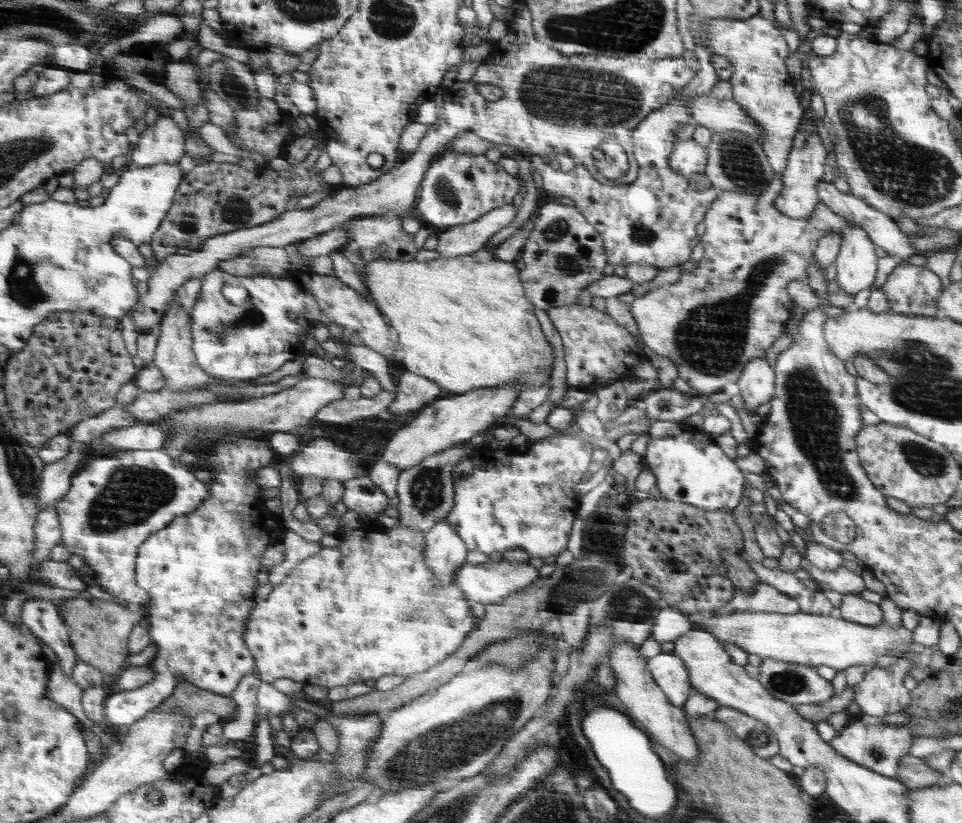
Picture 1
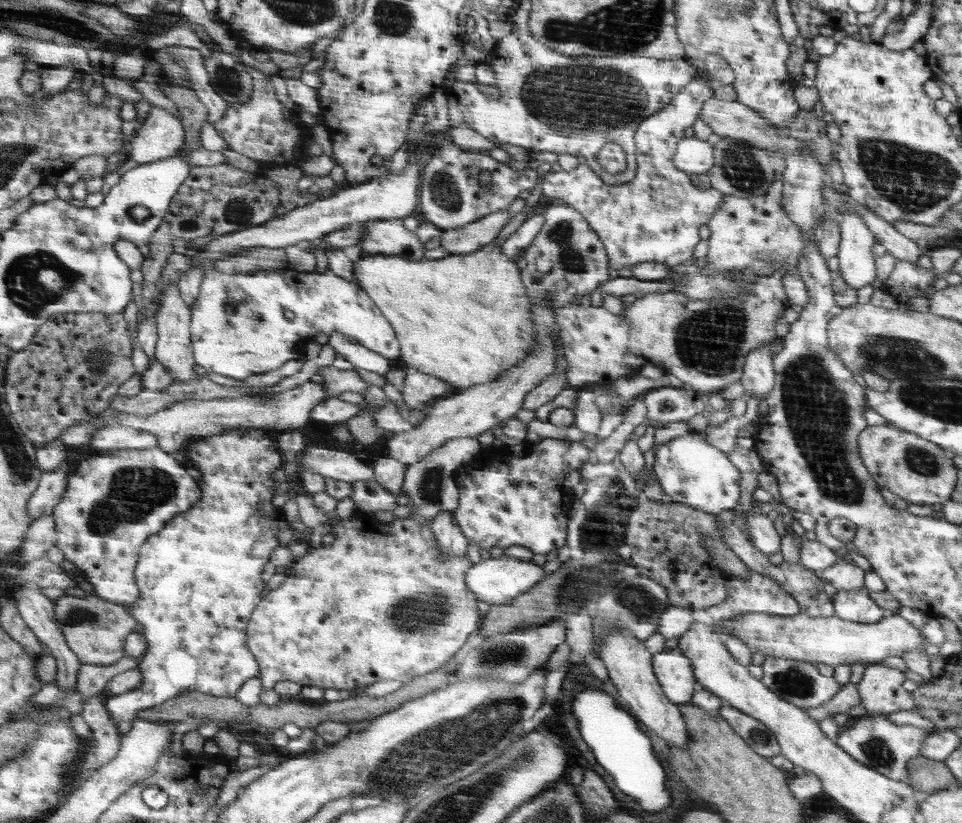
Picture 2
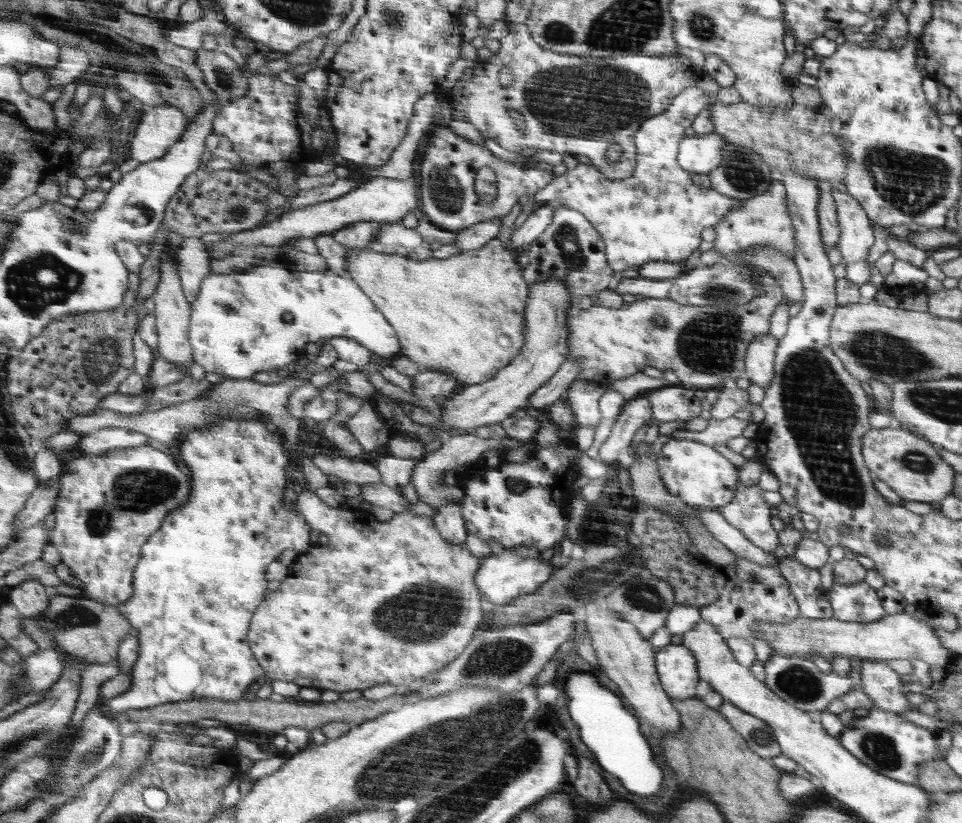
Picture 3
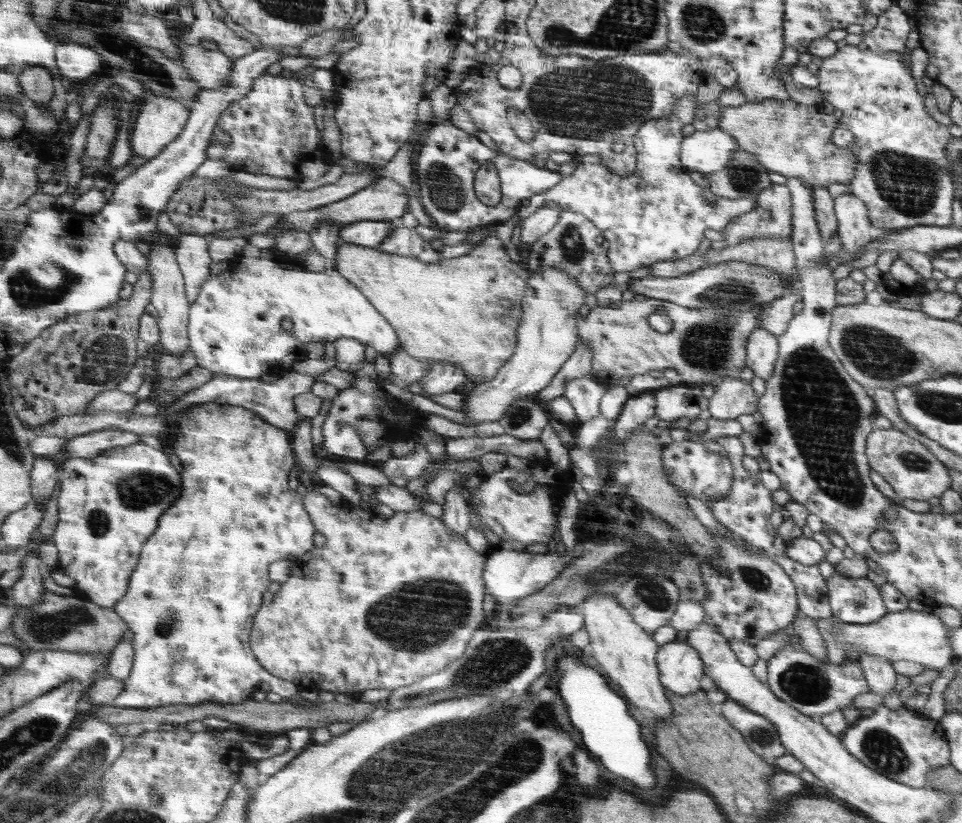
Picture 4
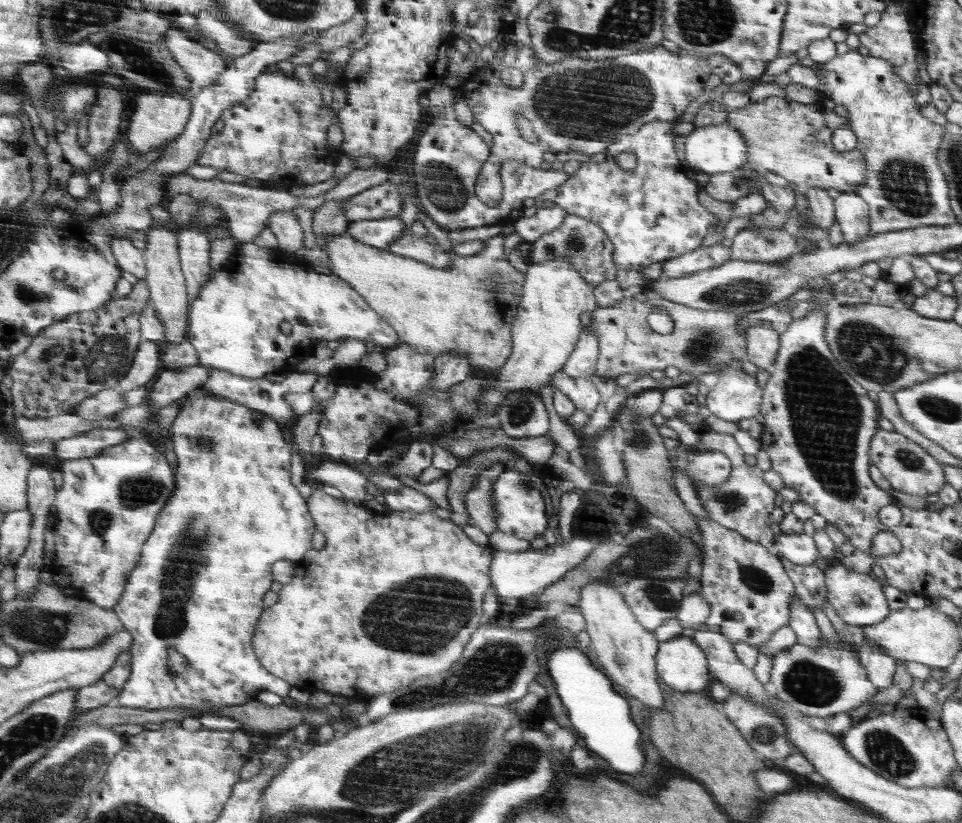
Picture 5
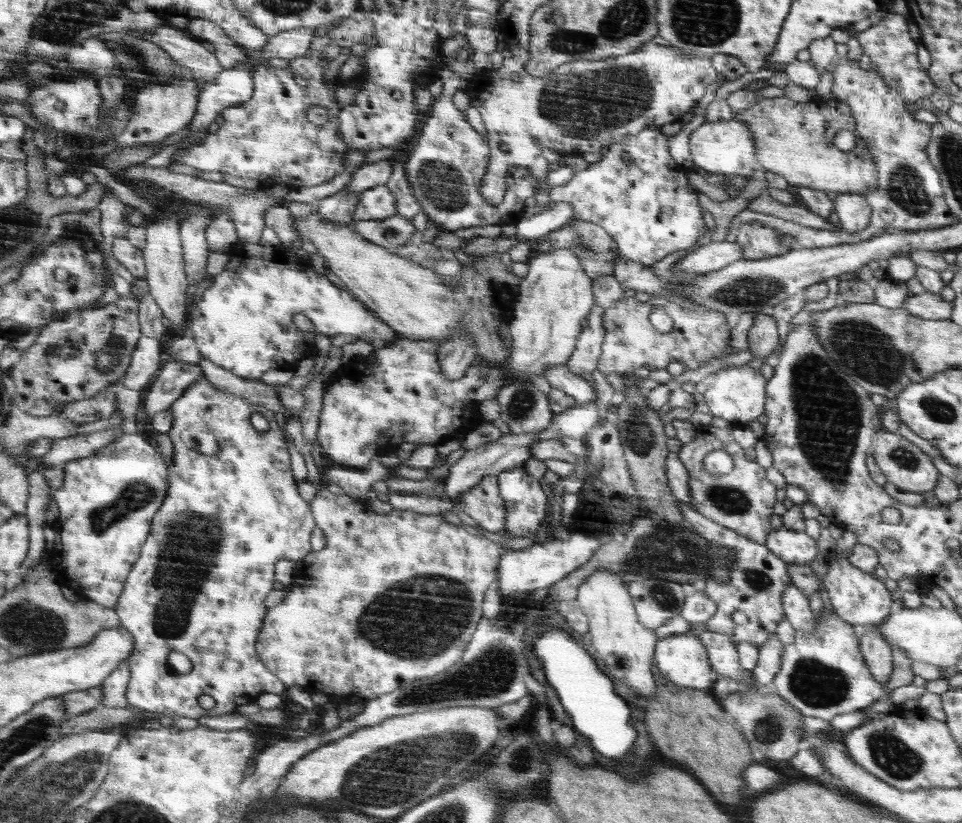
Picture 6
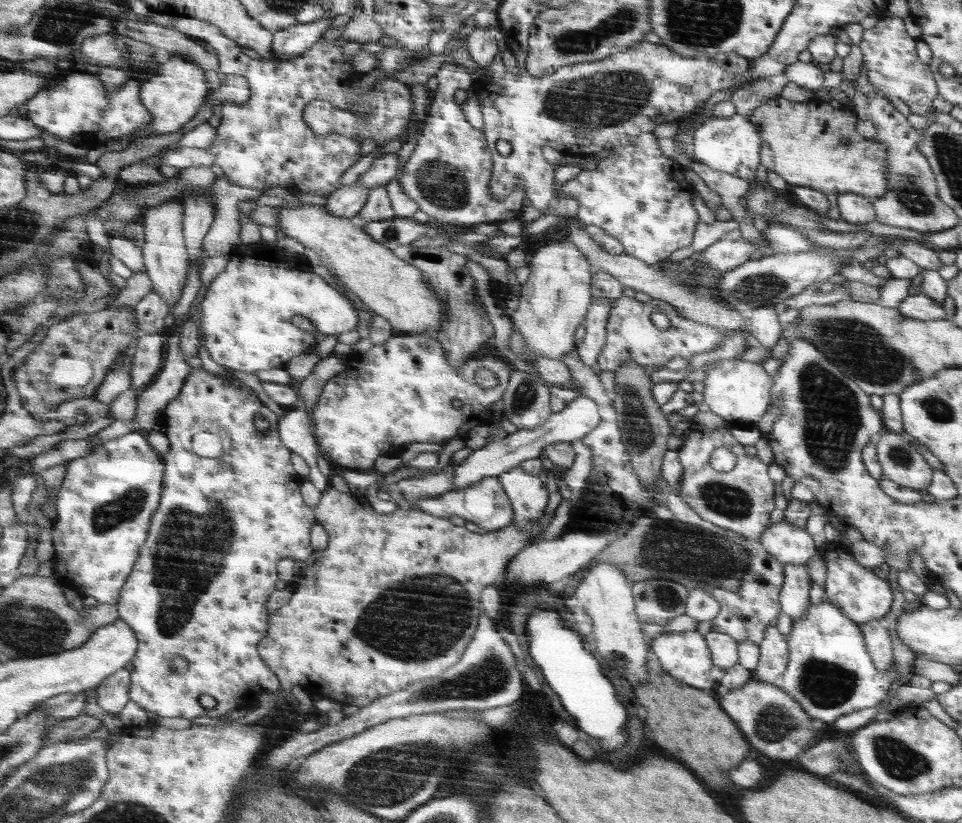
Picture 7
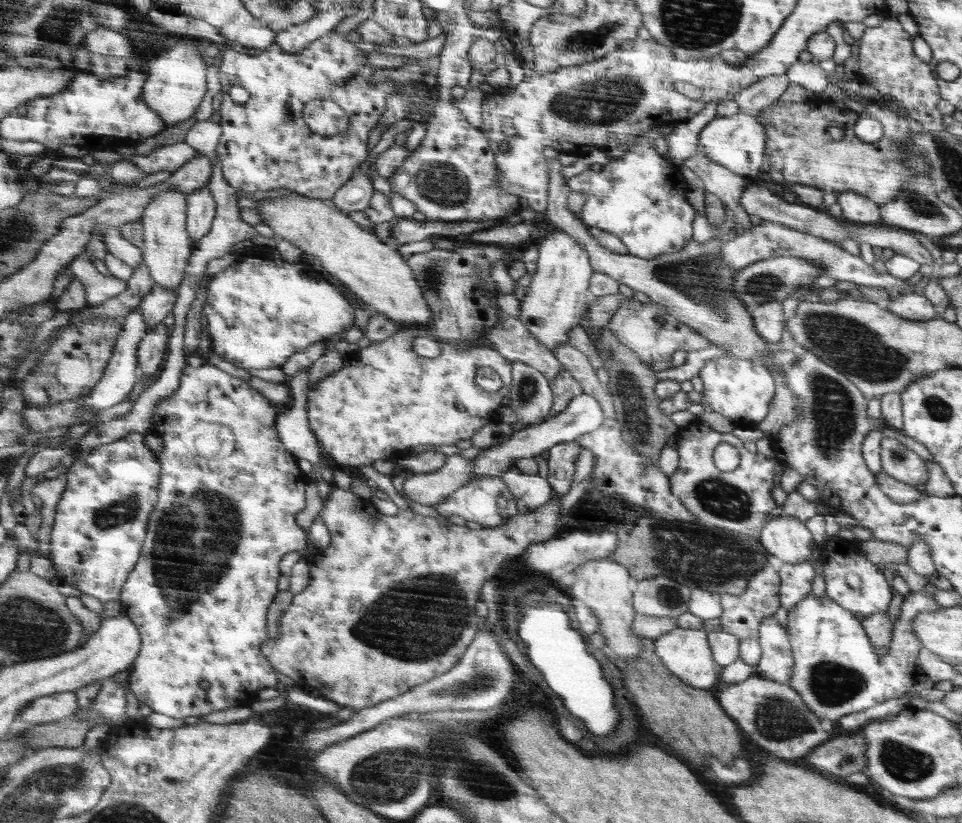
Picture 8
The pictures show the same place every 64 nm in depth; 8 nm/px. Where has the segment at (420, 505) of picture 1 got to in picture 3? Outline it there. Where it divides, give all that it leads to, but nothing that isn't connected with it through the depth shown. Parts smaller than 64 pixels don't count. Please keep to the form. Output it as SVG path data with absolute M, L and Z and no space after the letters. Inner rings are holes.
M470 434L445 437L440 448L435 452L428 453L421 462L417 462L412 470L409 482L416 487L418 502L428 504L434 510L438 510L442 506L448 506L448 504L462 502L465 497L464 491L461 490L460 486L448 487L443 484L443 475L449 470L461 468L463 465L474 465L482 454L486 454L490 450L498 449L505 453L513 446L518 446L518 441L508 436L503 439L483 439L481 436Z

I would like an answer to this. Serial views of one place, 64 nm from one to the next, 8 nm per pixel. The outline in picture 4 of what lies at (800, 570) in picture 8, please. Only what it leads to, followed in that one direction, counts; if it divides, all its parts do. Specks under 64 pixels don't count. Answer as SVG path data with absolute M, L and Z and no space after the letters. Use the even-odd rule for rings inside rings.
M800 610L794 618L794 622L791 623L798 635L798 642L800 646L810 654L814 656L818 662L828 662L827 649L824 646L822 635L817 627L817 620L806 616Z

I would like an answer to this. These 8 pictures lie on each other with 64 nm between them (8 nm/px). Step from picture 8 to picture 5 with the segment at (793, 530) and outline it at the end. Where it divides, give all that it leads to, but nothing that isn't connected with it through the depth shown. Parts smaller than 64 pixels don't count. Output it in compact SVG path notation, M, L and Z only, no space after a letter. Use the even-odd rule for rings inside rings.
M780 534L778 540L774 542L778 548L780 556L790 562L806 565L812 564L820 556L818 547L812 537L803 534Z

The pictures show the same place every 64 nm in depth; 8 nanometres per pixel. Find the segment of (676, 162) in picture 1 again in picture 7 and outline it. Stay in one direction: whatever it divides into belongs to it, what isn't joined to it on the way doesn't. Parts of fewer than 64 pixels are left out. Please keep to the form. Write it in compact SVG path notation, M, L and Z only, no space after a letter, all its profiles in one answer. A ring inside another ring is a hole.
M733 115L729 118L711 118L707 122L703 122L694 132L694 159L714 170L722 170L732 176L746 179L749 183L756 178L756 170L761 164L761 148L763 139L757 128L749 122L747 116Z

